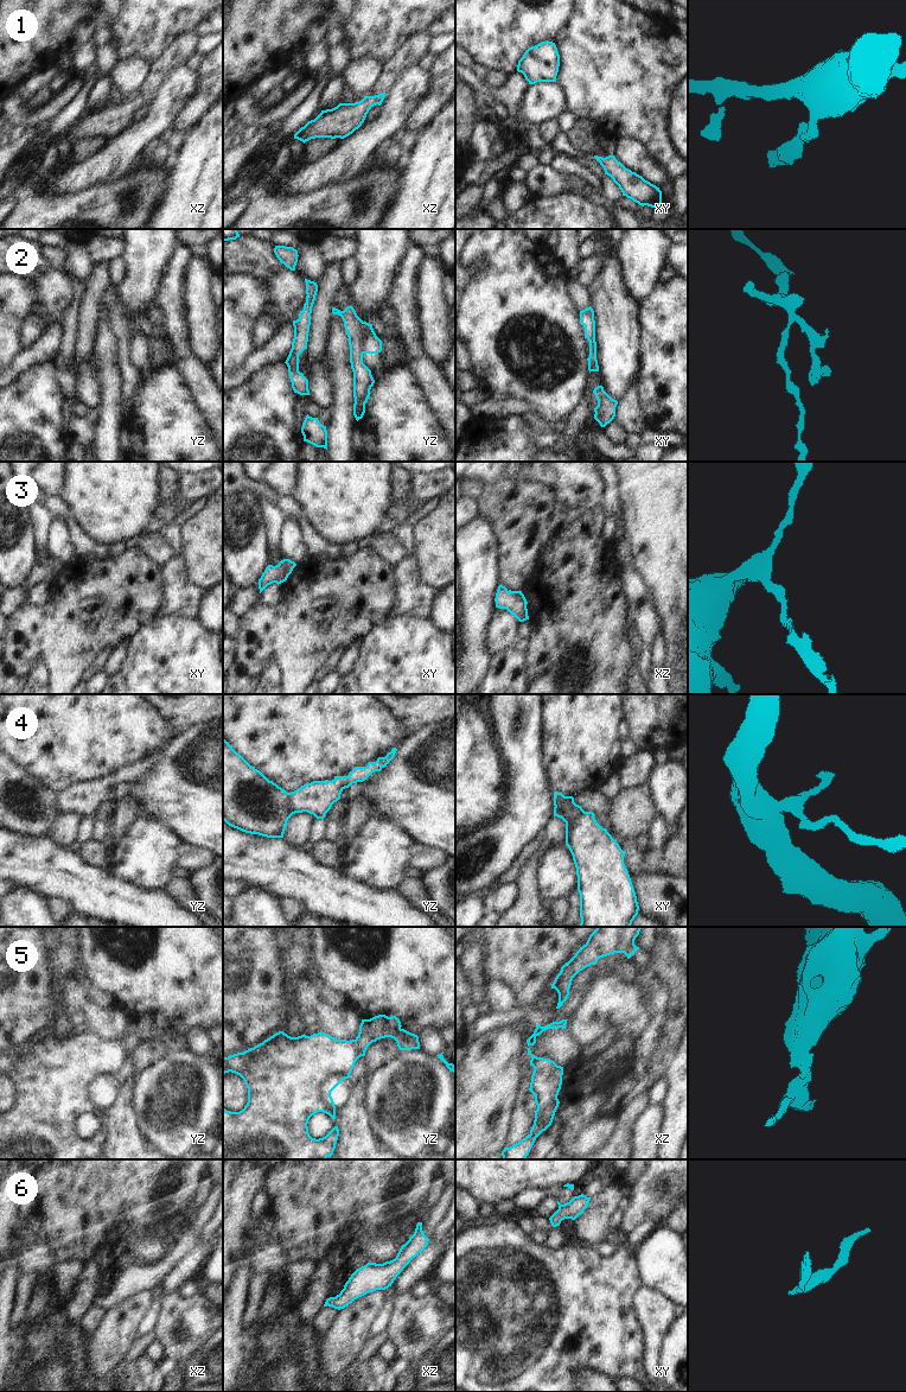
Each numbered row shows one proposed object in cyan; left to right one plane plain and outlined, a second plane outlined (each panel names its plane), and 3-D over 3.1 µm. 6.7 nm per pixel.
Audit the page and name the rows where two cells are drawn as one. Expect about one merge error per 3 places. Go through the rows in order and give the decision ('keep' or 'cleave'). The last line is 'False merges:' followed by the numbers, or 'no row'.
1: keep
2: keep
3: keep
4: cleave
5: cleave
6: cleave
False merges: 4, 5, 6

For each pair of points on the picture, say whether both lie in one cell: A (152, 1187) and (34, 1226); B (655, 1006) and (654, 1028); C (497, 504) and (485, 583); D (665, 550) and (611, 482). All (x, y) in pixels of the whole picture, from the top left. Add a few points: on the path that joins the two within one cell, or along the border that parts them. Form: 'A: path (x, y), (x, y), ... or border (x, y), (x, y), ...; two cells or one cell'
A: border (39, 1208), (42, 1232); two cells
B: path (655, 1011), (655, 1023); one cell
C: border (478, 515), (491, 525), (497, 540), (498, 559); two cells
D: border (616, 474), (621, 516); two cells

